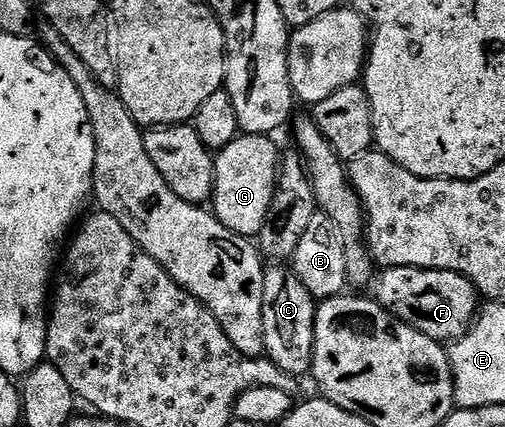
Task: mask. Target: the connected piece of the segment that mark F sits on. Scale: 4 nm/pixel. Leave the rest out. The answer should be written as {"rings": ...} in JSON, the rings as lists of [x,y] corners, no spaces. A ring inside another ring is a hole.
{"rings":[[[387,266],[373,279],[372,294],[389,314],[443,344],[463,338],[480,309],[478,289],[464,276],[447,270]]]}

